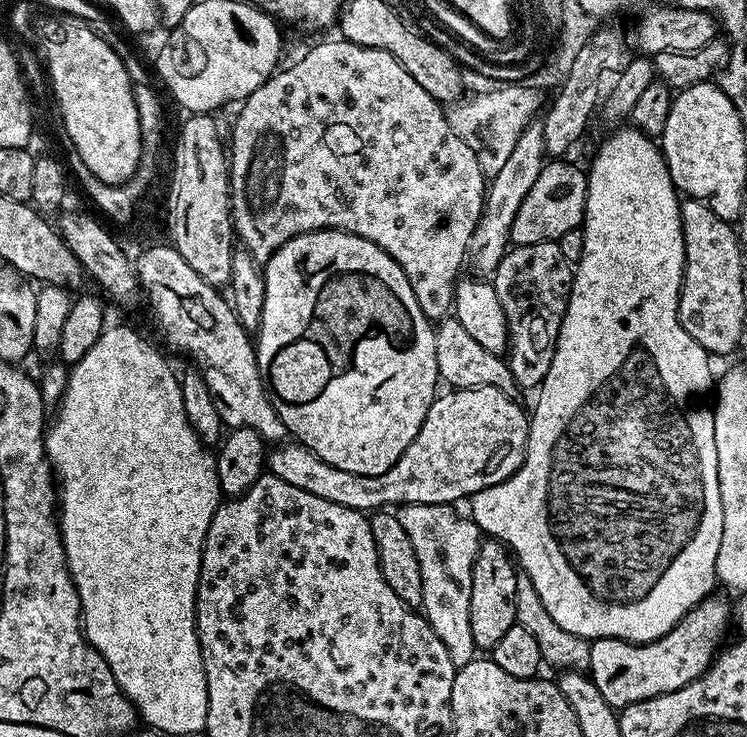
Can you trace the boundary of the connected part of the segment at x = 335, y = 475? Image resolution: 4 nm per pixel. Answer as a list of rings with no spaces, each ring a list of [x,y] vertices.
[[[480,386],[447,392],[432,401],[410,446],[398,462],[381,475],[340,470],[295,442],[275,447],[278,449],[269,453],[267,467],[271,475],[282,478],[290,486],[363,512],[406,504],[450,506],[512,477],[524,464],[529,432],[527,411],[524,412],[515,399],[507,397],[496,387]]]

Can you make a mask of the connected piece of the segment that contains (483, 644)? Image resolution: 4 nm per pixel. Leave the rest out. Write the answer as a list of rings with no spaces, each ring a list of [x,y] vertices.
[[[495,538],[483,541],[474,558],[470,582],[470,634],[474,634],[477,649],[491,650],[516,625],[516,595],[518,568],[509,549]]]

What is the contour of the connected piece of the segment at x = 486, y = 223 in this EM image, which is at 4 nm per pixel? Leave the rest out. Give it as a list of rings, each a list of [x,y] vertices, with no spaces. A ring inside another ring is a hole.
[[[533,122],[522,130],[514,150],[510,150],[510,158],[502,165],[502,170],[490,178],[484,198],[484,212],[480,215],[478,226],[472,235],[470,245],[470,264],[480,272],[495,273],[504,253],[510,247],[514,214],[518,214],[518,206],[522,206],[522,198],[530,194],[534,182],[538,182],[538,174],[542,174],[546,163],[544,151],[544,125]]]

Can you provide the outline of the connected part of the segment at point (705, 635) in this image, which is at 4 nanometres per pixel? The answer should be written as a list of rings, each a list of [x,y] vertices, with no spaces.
[[[716,599],[703,600],[665,636],[650,644],[629,644],[627,640],[591,641],[587,671],[611,708],[620,710],[636,700],[678,690],[712,667],[714,657],[725,643],[724,635],[730,632],[730,604]]]

